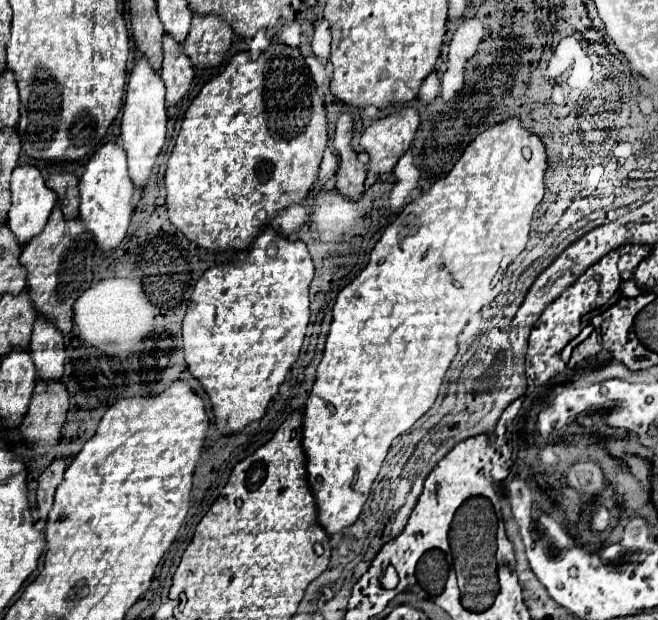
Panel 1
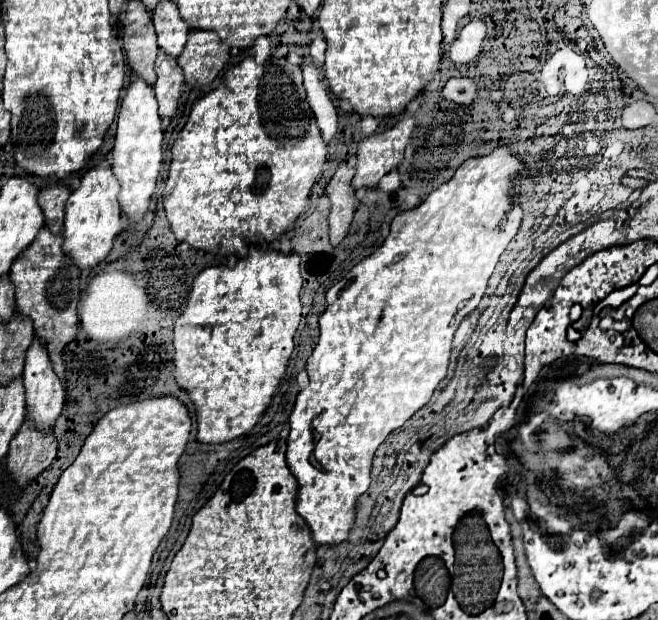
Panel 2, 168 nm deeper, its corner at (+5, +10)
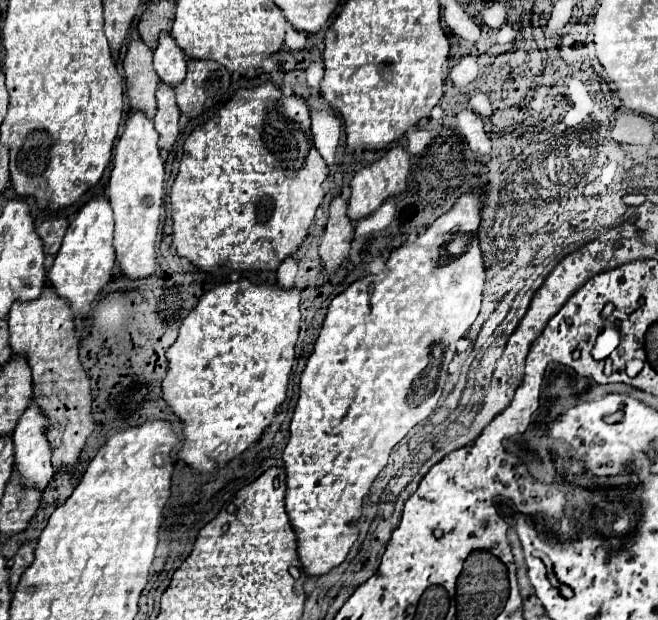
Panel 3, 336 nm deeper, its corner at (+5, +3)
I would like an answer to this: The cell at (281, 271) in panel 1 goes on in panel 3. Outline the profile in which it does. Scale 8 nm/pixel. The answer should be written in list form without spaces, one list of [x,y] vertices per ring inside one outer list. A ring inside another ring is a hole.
[[[238,280],[236,284],[222,284],[222,286],[216,286],[212,288],[210,292],[206,292],[198,306],[194,310],[190,310],[190,314],[184,318],[182,326],[180,326],[180,334],[178,334],[178,340],[170,346],[170,350],[166,352],[166,358],[168,358],[168,372],[162,380],[162,396],[166,400],[166,404],[170,406],[170,410],[182,420],[184,428],[184,446],[182,450],[178,452],[178,458],[182,462],[186,462],[196,474],[208,474],[208,472],[214,472],[214,470],[220,470],[224,468],[232,458],[236,458],[238,454],[242,454],[250,444],[254,444],[264,428],[272,422],[274,414],[276,414],[276,408],[286,400],[286,392],[288,392],[288,378],[290,378],[290,370],[292,370],[292,364],[294,364],[294,344],[296,344],[296,338],[298,338],[298,330],[300,330],[300,292],[298,290],[282,290],[278,288],[276,284],[252,284],[250,280]]]

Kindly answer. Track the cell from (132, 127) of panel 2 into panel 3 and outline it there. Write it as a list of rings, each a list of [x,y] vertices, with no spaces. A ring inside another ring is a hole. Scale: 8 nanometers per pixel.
[[[132,112],[118,140],[108,180],[108,202],[114,210],[114,250],[122,276],[130,280],[156,274],[156,240],[164,196],[164,164],[158,150],[158,132],[150,118],[142,112]]]

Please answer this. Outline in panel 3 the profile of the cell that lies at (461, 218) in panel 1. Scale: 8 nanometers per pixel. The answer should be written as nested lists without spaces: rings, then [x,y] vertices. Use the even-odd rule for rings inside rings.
[[[472,192],[472,194],[462,194],[458,198],[458,202],[452,206],[452,210],[448,214],[442,214],[424,234],[420,234],[416,238],[414,244],[406,242],[404,246],[396,248],[388,262],[386,262],[386,270],[378,276],[372,276],[370,280],[362,280],[362,282],[354,282],[348,290],[344,290],[342,294],[338,294],[326,314],[324,326],[320,330],[320,336],[314,344],[314,350],[308,358],[308,364],[302,372],[300,378],[300,398],[292,416],[292,424],[290,424],[290,440],[284,448],[284,472],[286,472],[286,514],[290,520],[290,526],[296,532],[296,544],[298,544],[298,558],[302,562],[302,570],[306,576],[322,576],[328,574],[334,566],[342,564],[352,548],[352,544],[358,538],[358,528],[356,522],[360,518],[362,512],[362,502],[364,496],[368,494],[372,482],[376,480],[376,476],[380,474],[380,470],[386,466],[390,450],[420,422],[424,422],[432,410],[438,404],[438,398],[442,396],[444,390],[444,382],[448,376],[448,364],[452,362],[454,354],[456,354],[456,342],[466,334],[466,330],[474,324],[478,312],[480,312],[480,302],[482,302],[482,288],[484,288],[484,278],[486,278],[486,268],[482,262],[482,252],[478,246],[478,224],[480,224],[480,210],[482,210],[482,202],[484,196],[480,192]]]

